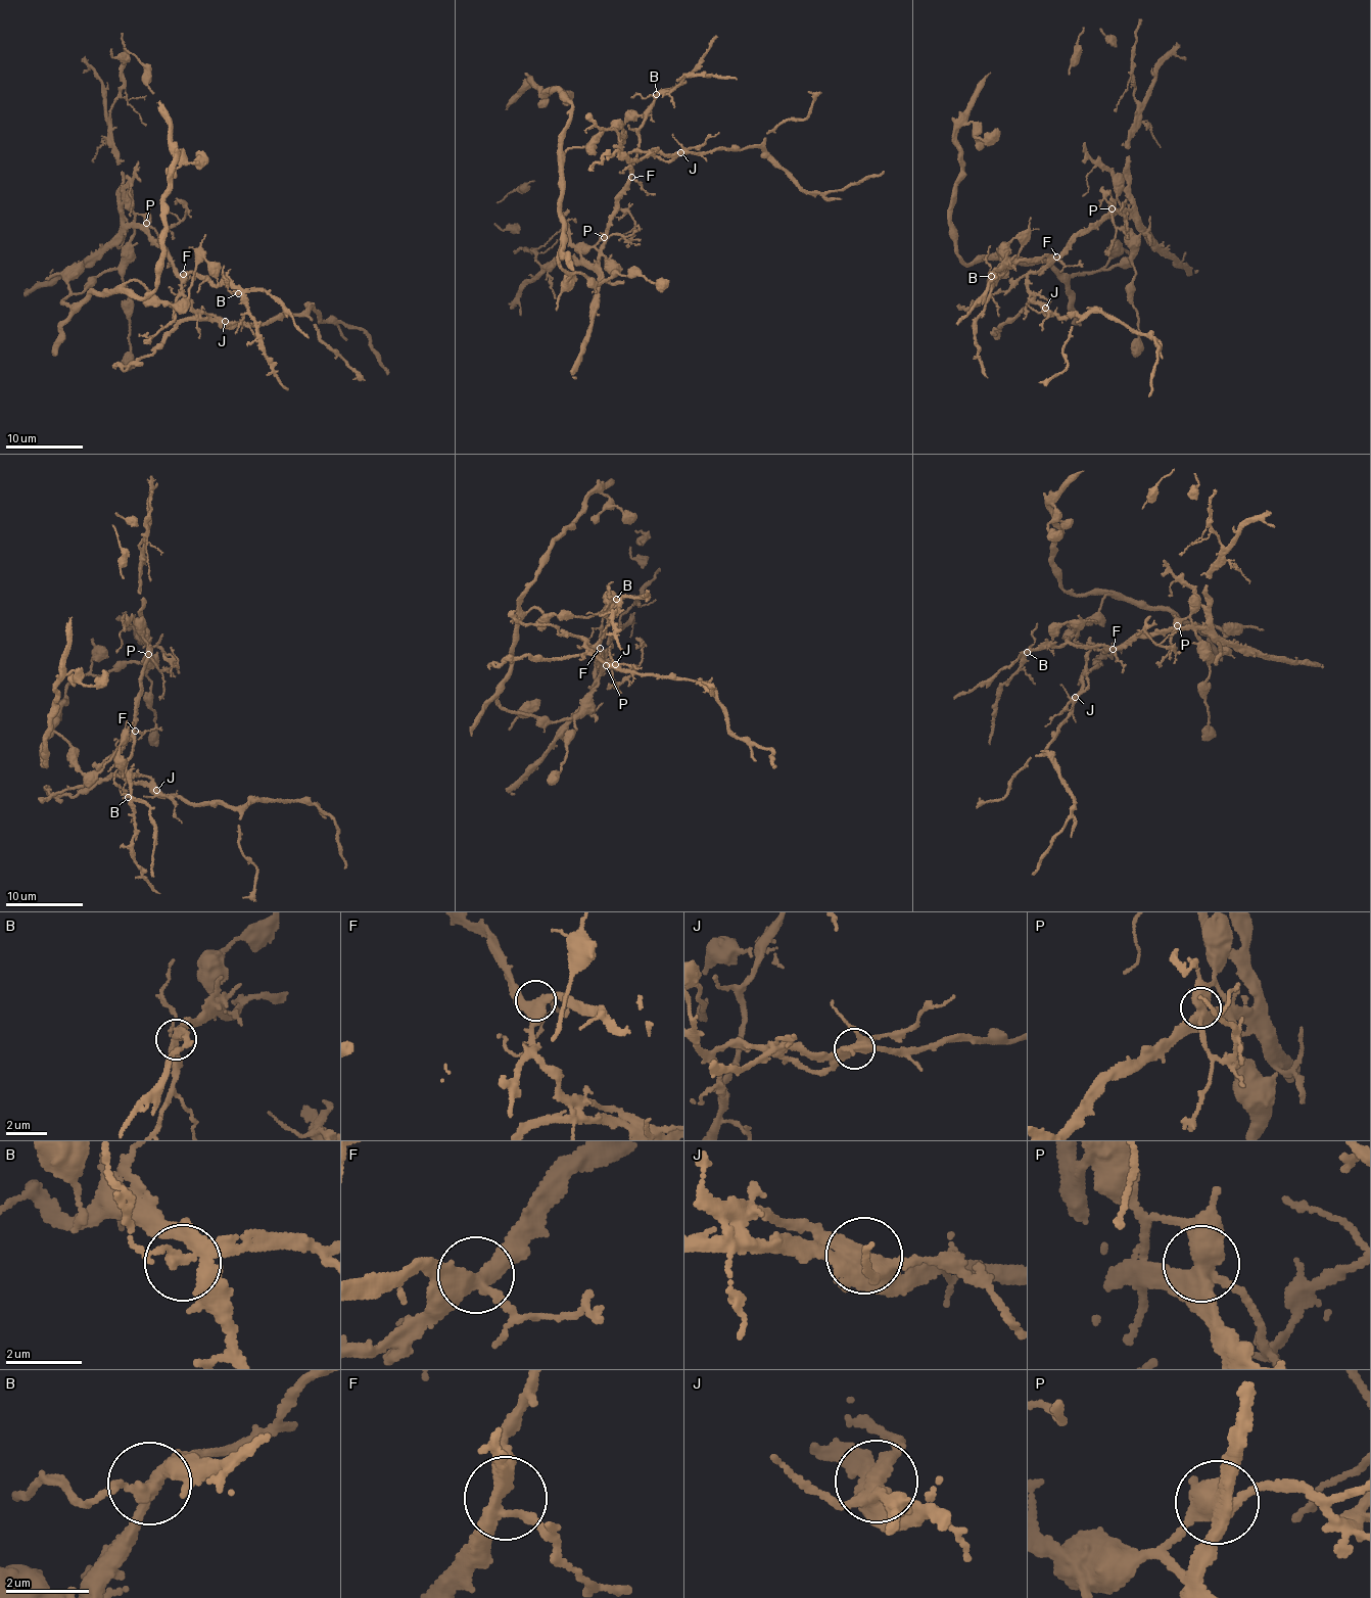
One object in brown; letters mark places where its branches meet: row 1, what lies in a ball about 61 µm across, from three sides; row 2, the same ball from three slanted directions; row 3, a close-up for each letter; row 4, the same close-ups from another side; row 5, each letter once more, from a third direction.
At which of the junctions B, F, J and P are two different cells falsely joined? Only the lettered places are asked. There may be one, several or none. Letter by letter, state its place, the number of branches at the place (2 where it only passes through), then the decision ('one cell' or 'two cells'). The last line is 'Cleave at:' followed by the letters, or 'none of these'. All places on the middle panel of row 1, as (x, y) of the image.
B: place (656, 94); branches 4; one cell
F: place (631, 177); branches 4; one cell
J: place (680, 152); branches 4; two cells
P: place (604, 237); branches 5; two cells
Cleave at: J, P

